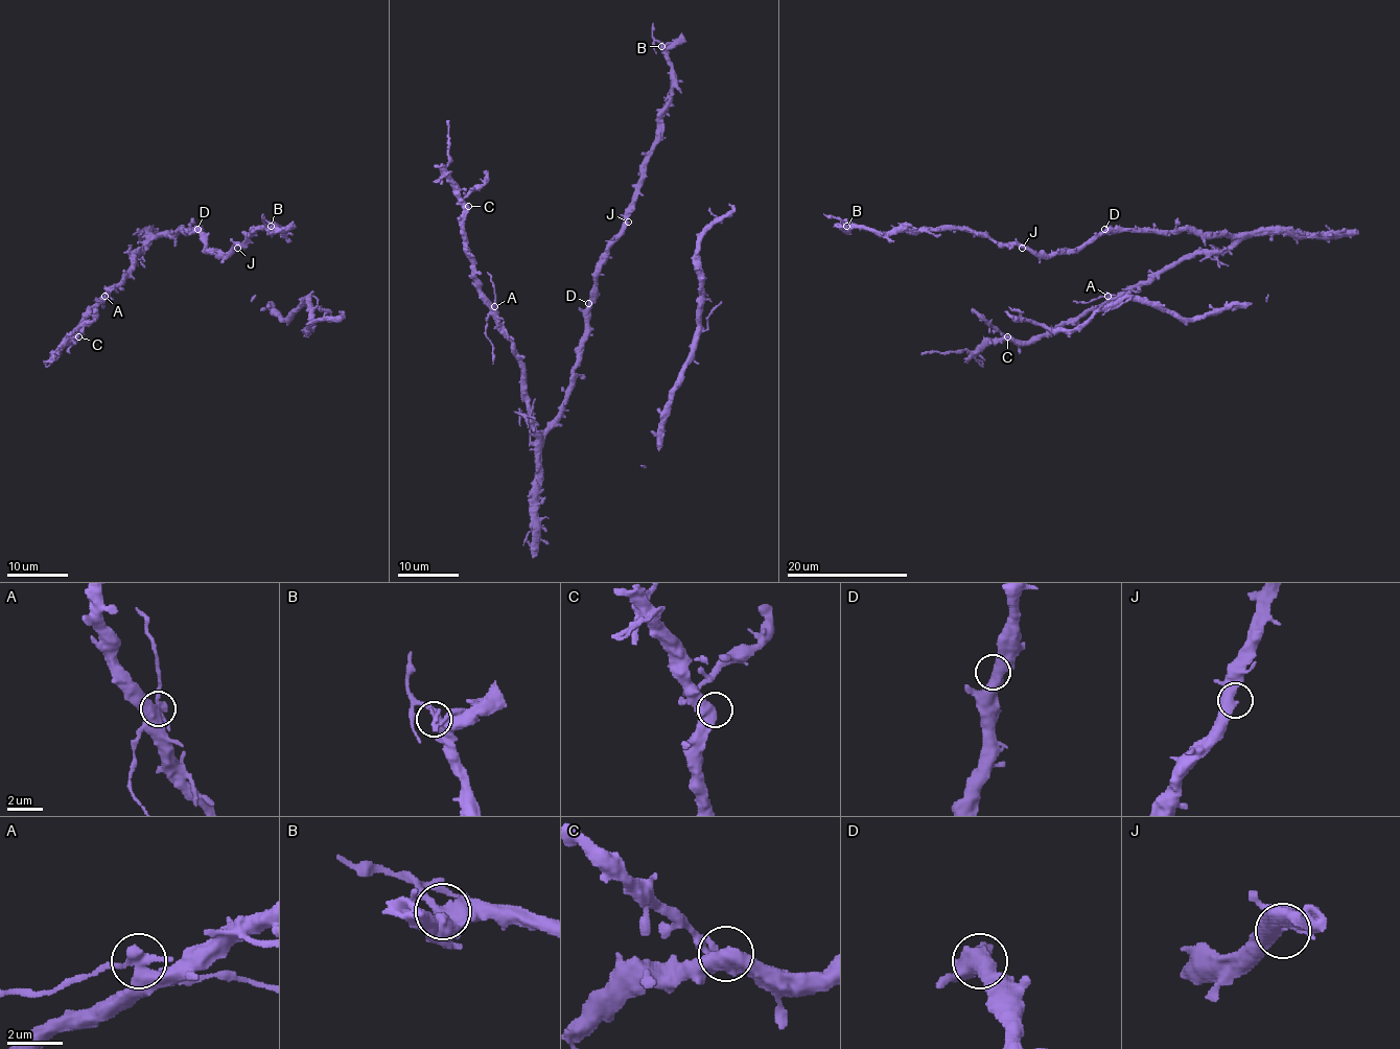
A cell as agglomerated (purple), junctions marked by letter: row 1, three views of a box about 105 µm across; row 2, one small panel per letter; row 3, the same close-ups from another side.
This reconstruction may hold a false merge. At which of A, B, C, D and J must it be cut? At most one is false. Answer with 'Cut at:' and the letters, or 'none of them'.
Cut at: A

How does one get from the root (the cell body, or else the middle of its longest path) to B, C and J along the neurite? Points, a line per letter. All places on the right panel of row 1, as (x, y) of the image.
B: (1107, 233), (1098, 233), (1075, 249), (1037, 255), (1025, 248), (997, 242), (961, 229), (876, 232), (846, 226)
C: (1107, 233), (1203, 231), (1226, 233), (1232, 245), (1182, 256), (1132, 289), (1028, 341), (1007, 336)
J: (1107, 233), (1098, 233), (1075, 249), (1064, 249), (1051, 255), (1037, 255), (1022, 248)

